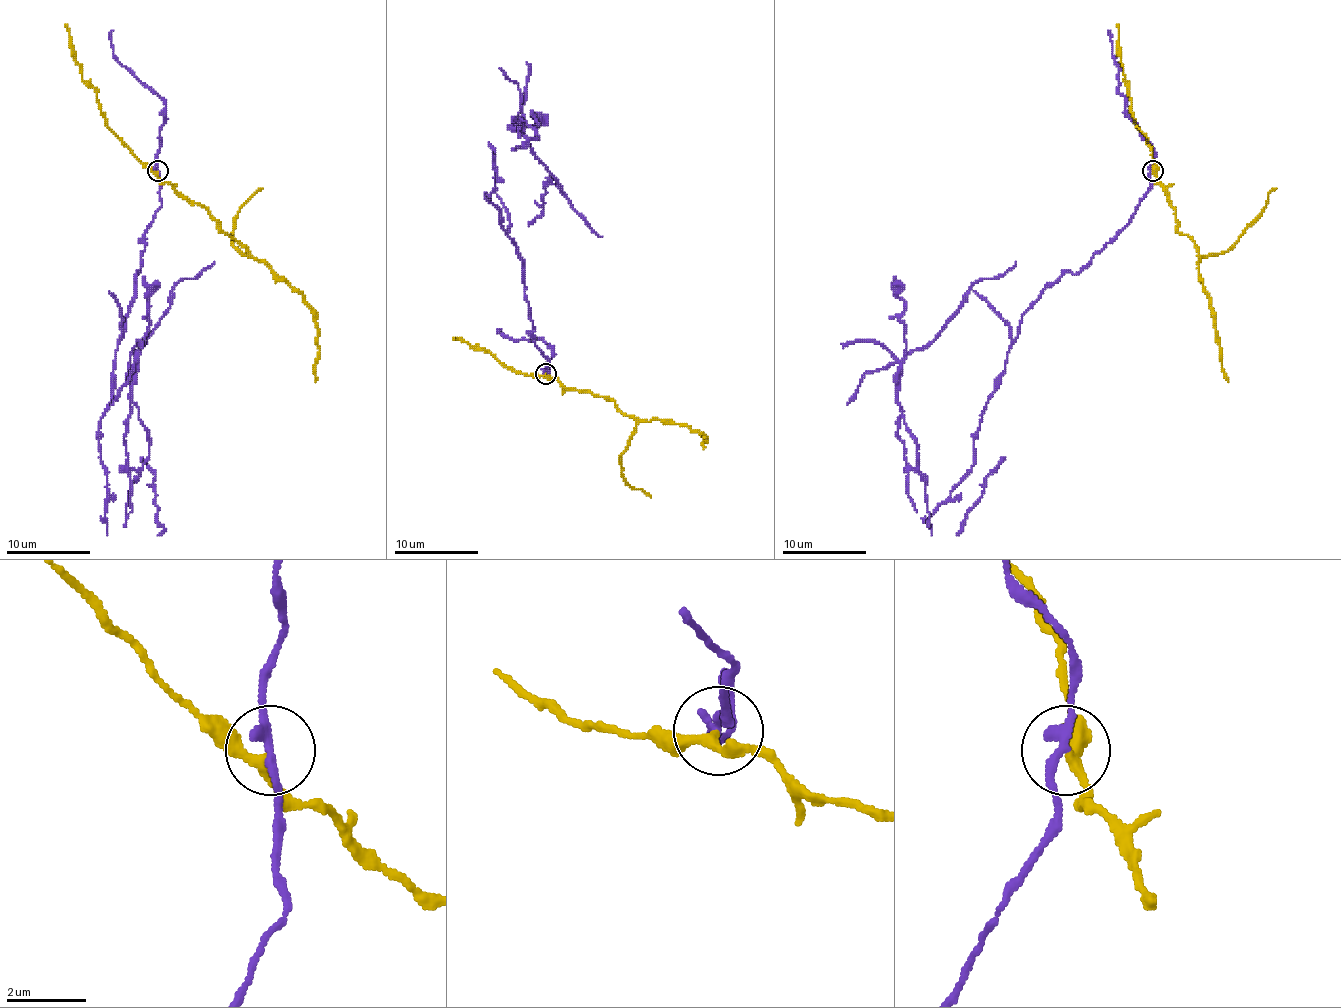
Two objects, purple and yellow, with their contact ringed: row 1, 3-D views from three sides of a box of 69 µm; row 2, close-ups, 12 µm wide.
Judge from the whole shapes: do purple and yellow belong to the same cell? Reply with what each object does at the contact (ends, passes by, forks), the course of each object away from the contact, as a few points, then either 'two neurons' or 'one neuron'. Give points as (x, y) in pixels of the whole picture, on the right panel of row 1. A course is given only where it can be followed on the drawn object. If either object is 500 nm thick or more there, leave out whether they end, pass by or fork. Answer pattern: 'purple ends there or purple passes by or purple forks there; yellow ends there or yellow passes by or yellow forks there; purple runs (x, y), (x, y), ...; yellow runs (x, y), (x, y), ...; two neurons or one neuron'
purple passes by; yellow passes by; purple runs (1152, 171), (1131, 220), (1022, 316), (973, 463), (929, 527), (900, 363), (967, 291), (1015, 262); yellow runs (1152, 171), (1175, 211), (1177, 230), (1192, 241), (1198, 253), (1198, 278), (1209, 295), (1219, 358), (1228, 381); two neurons

